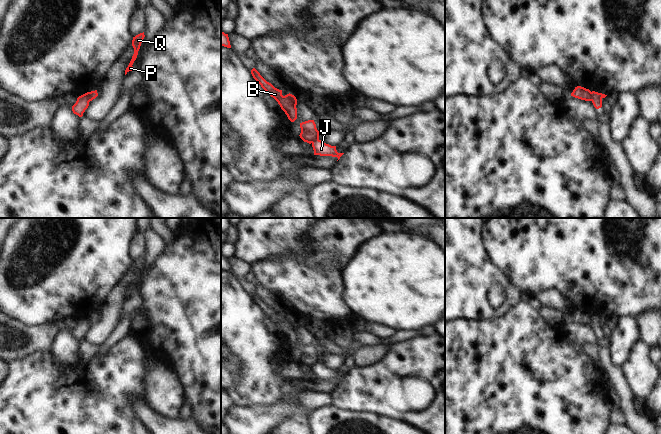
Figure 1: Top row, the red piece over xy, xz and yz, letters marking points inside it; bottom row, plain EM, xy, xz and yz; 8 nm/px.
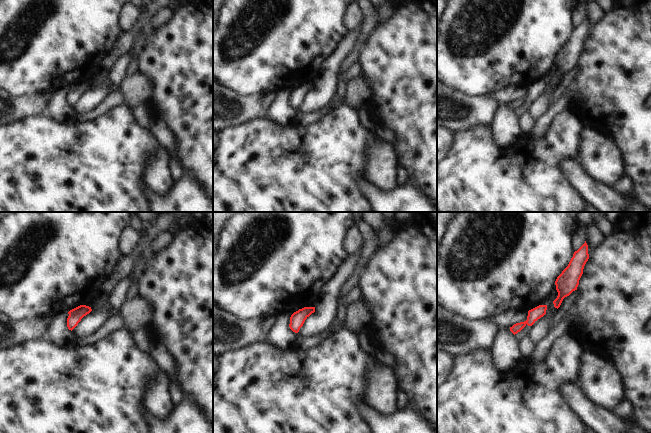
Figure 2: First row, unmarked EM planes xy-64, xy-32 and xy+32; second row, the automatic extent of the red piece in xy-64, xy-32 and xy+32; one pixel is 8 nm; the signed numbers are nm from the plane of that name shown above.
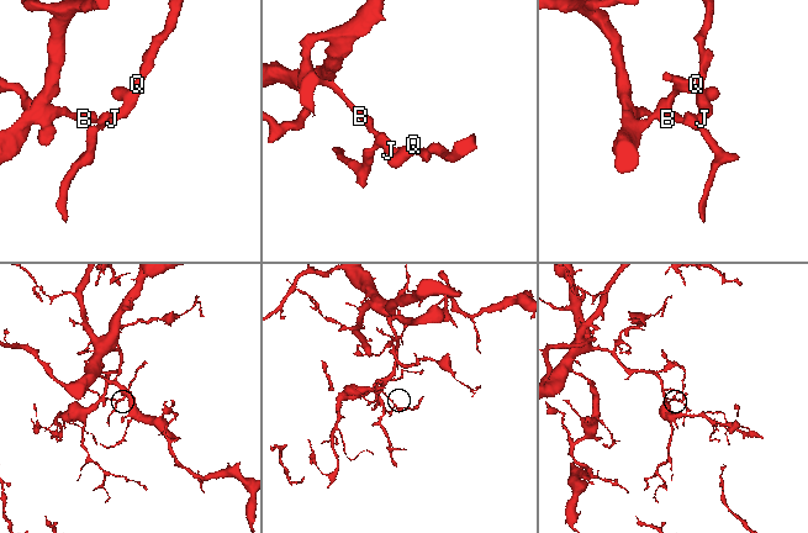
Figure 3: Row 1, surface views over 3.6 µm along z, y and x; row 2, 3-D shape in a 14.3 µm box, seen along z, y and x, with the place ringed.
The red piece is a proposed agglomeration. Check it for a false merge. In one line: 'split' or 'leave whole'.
split

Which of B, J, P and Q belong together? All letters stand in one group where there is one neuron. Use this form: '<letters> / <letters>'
B / J P Q

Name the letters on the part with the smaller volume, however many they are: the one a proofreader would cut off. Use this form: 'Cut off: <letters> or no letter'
Cut off: J, P, Q.

